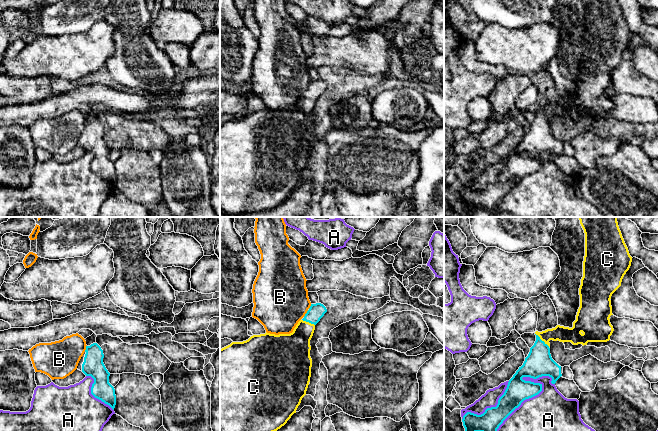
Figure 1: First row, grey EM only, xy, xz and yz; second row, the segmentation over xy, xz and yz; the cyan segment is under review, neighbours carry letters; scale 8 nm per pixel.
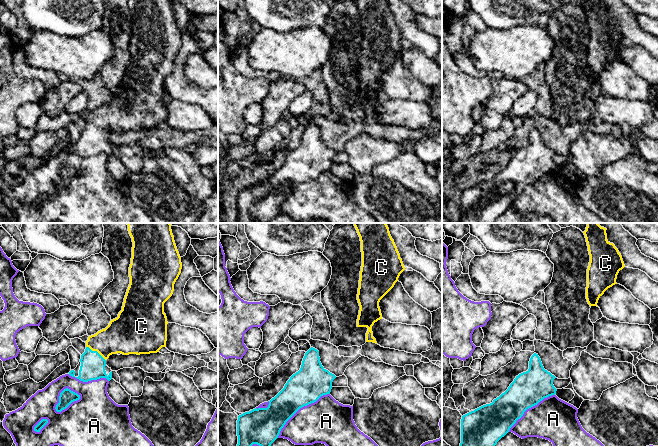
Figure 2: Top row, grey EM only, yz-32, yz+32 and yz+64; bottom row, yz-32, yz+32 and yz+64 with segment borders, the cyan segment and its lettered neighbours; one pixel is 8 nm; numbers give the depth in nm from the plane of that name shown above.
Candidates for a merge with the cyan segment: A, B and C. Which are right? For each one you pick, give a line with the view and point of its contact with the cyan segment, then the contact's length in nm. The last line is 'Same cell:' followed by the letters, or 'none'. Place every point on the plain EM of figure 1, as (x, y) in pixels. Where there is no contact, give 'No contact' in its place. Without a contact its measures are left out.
C: Touches cyan at yz (541, 116). Shared border 160 nm
Same cell: C

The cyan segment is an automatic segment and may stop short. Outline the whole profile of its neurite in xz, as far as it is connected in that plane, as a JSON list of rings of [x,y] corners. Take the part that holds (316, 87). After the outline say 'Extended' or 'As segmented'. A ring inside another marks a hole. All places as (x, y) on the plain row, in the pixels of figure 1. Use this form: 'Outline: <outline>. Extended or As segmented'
Outline: [[[321,79],[311,80],[304,94],[290,110],[253,111],[243,118],[232,118],[220,125],[220,211],[239,217],[247,211],[272,209],[284,202],[296,189],[310,158],[312,135],[310,116],[315,101],[327,88]]]. Extended

